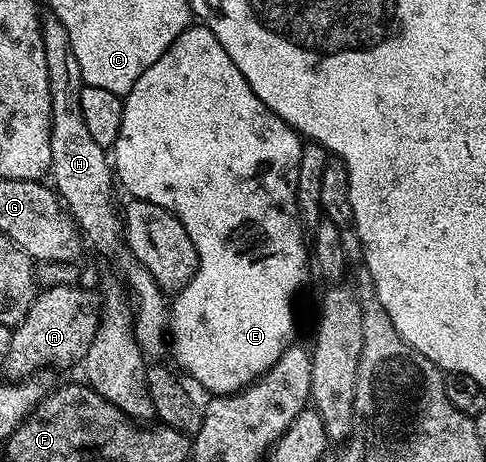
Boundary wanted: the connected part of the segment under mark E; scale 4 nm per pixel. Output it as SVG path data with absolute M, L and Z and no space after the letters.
M190 26L167 46L167 50L135 82L133 89L123 97L123 122L119 126L119 138L111 149L111 167L116 179L130 193L134 200L155 202L155 206L163 206L191 234L191 242L195 242L197 251L197 273L184 290L176 293L171 300L171 352L177 355L181 368L197 384L202 384L209 394L227 396L230 392L240 392L264 376L266 370L275 364L277 359L285 353L285 349L294 343L293 331L297 328L297 316L293 313L293 299L301 288L309 268L311 272L311 252L307 247L307 240L303 235L301 221L297 219L297 179L299 178L299 162L303 147L302 137L283 118L279 118L266 104L251 90L247 78L239 74L239 66L231 62L231 54L219 46L215 34L204 26Z

